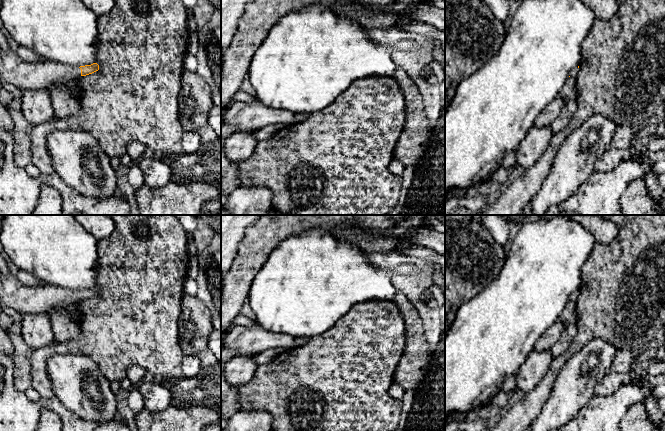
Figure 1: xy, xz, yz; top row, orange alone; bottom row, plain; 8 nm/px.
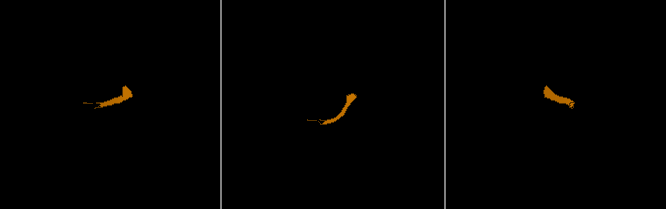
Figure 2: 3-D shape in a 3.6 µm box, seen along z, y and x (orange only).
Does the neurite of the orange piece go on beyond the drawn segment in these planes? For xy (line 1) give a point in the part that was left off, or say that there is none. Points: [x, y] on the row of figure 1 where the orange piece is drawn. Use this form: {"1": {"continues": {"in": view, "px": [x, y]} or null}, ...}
{"1": {"continues": {"in": "xy", "px": [40, 75]}}}

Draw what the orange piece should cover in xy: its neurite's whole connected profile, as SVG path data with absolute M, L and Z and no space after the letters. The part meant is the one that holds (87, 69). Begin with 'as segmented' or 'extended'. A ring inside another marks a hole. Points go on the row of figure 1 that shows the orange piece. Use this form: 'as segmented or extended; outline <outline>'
extended; outline M17 52L0 53L0 82L13 84L21 90L45 90L49 93L53 85L66 84L69 80L86 76L99 70L93 63L72 67L58 62L26 62Z

